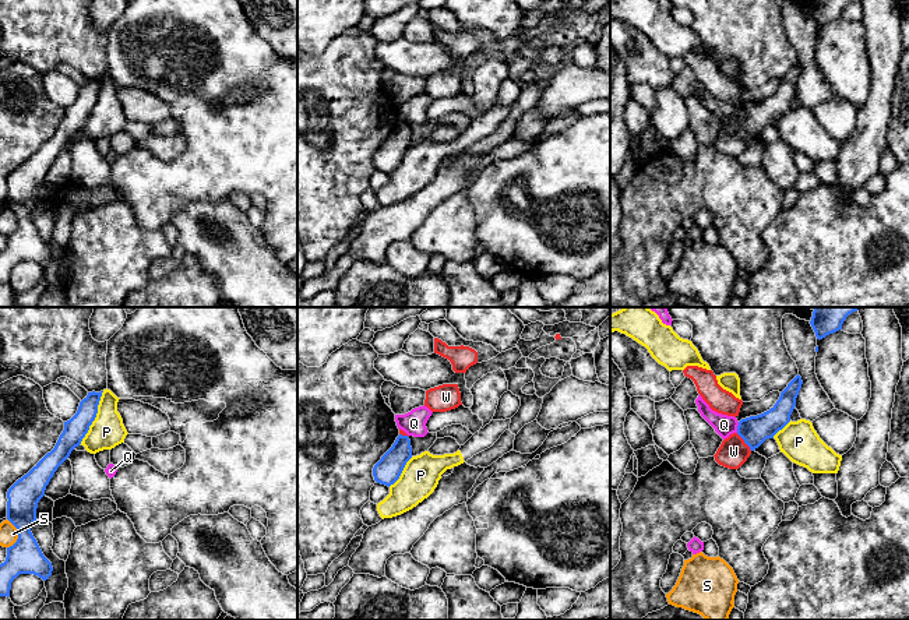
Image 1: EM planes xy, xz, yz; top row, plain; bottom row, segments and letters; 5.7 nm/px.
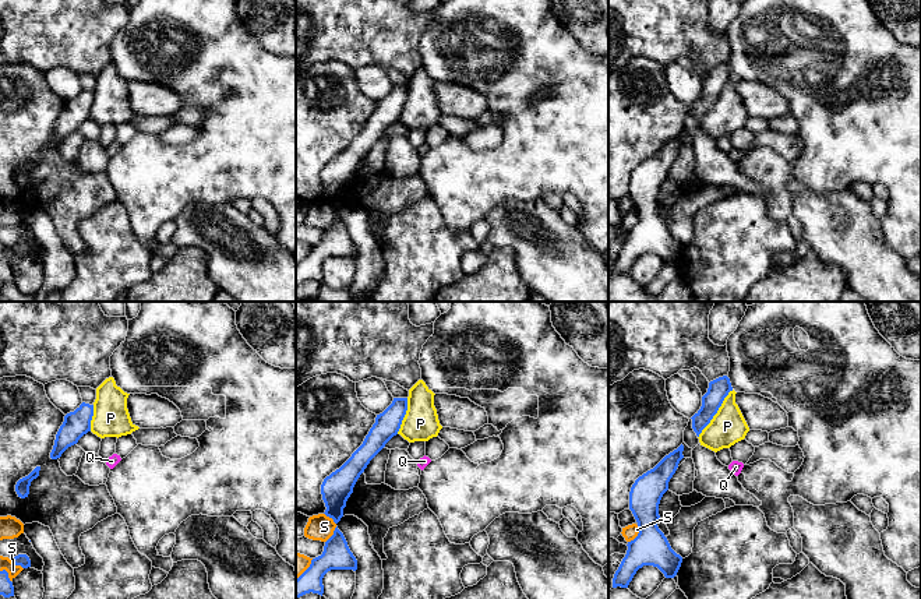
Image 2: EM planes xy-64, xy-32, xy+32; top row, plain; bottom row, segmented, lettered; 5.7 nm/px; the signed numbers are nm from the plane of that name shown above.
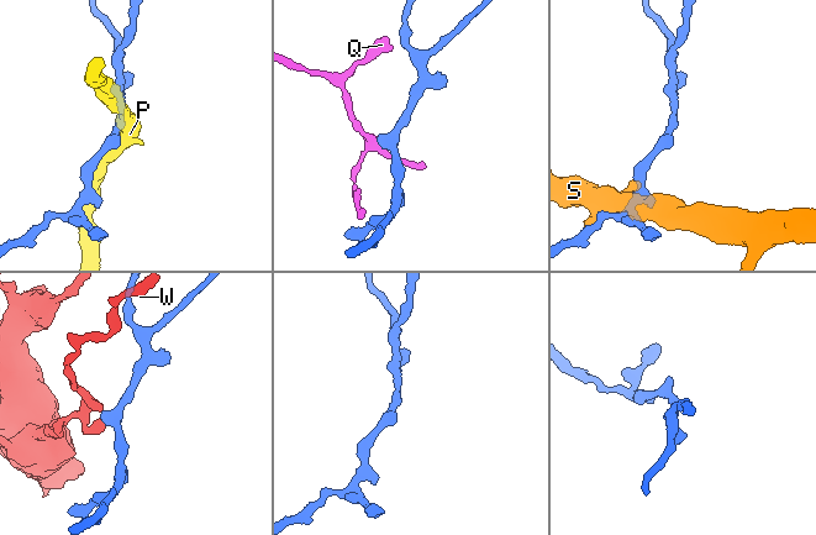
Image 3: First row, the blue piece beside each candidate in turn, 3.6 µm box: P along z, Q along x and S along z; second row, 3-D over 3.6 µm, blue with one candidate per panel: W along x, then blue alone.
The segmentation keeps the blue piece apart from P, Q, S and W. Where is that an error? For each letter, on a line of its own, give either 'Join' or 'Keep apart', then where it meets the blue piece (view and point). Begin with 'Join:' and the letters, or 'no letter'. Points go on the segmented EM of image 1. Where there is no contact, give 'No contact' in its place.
Join: no letter
P: Keep apart. Touches blue at xy (95, 416)
Q: Keep apart. Touches blue at yz (737, 427)
S: Keep apart. Touches blue at xy (18, 534)
W: Keep apart. Touches blue at yz (744, 441)

